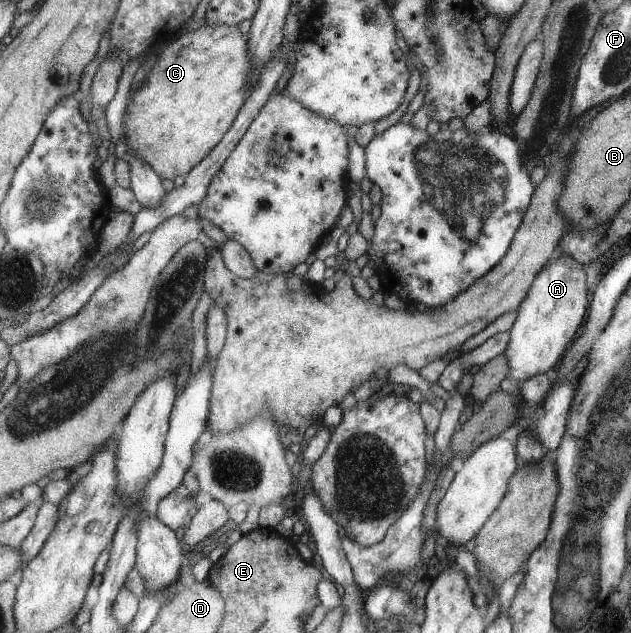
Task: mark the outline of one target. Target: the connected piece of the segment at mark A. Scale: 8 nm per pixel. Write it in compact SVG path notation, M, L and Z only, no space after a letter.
M558 254L548 268L538 274L526 300L517 309L510 330L510 340L504 356L508 359L508 376L516 382L526 382L536 374L546 374L556 366L566 346L574 340L588 310L588 278L584 266L568 254Z

